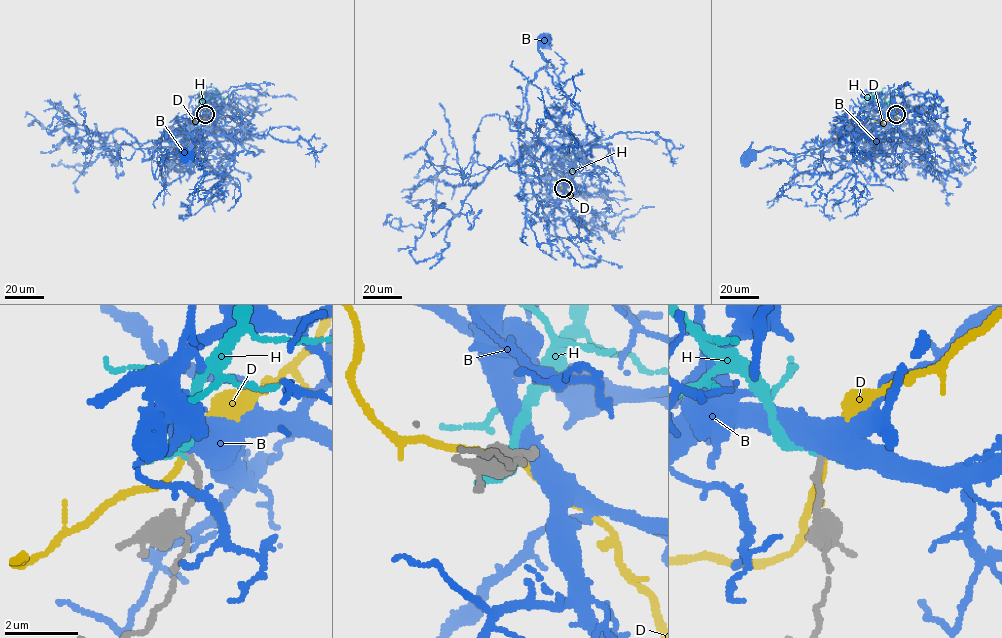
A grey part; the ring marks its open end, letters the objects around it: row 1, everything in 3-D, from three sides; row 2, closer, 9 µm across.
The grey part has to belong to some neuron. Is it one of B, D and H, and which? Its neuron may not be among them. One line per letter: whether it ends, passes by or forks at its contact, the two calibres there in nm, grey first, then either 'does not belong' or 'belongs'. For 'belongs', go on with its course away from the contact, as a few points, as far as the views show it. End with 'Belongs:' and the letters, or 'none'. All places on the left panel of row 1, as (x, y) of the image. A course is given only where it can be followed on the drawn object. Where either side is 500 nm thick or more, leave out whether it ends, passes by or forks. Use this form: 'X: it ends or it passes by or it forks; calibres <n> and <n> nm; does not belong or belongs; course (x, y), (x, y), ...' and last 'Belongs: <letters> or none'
B: calibres 180 and 500 nm; does not belong
D: it passes by; calibres 190 and 180 nm; does not belong
H: it passes by; calibres 190 and 320 nm; belongs; course (206, 114), (208, 101), (216, 96), (204, 101), (207, 111)
Belongs: H

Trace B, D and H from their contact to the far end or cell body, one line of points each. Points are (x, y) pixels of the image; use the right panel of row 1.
B: (896, 113), (888, 112), (876, 122), (843, 130), (818, 148), (792, 154), (767, 146), (748, 156)
D: (896, 114), (893, 119), (873, 121)
H: (896, 114), (878, 96), (865, 101), (863, 109), (870, 111)

